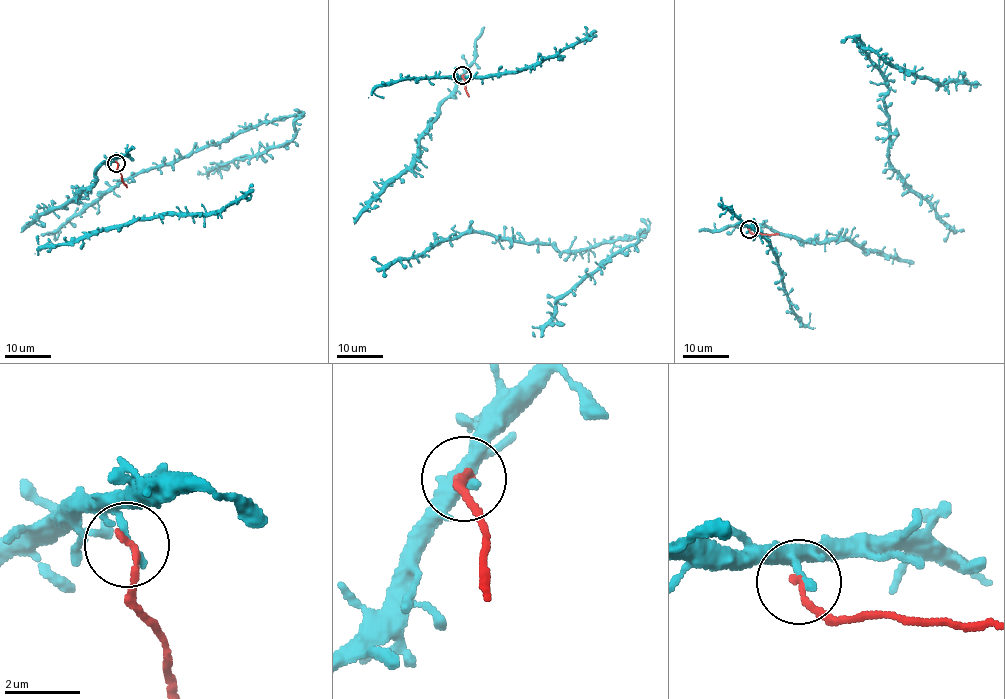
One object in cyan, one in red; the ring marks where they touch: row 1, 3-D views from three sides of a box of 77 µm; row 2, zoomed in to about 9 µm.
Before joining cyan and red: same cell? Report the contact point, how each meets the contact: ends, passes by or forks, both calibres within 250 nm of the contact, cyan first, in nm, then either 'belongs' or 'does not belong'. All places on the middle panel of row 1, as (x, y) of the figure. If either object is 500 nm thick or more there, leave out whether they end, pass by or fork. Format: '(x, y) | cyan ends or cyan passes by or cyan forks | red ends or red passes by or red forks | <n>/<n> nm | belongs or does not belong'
(462, 75) | cyan ends | red ends | 240/180 nm | does not belong

